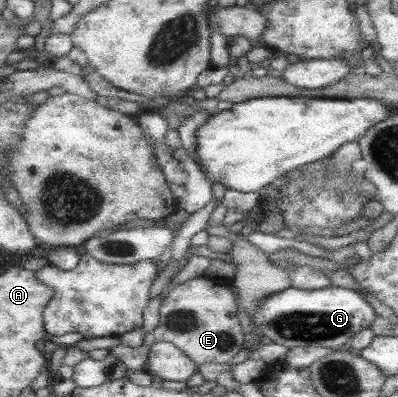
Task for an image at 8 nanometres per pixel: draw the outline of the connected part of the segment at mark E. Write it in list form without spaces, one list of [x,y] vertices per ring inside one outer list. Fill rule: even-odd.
[[[198,276],[196,281],[188,281],[188,285],[184,287],[186,291],[192,289],[192,293],[182,293],[178,291],[178,285],[175,285],[172,293],[165,294],[159,305],[158,324],[144,334],[143,344],[166,341],[177,347],[196,365],[206,362],[227,363],[238,351],[244,349],[245,342],[236,316],[235,293],[226,282],[211,282],[202,276]],[[186,295],[192,295],[192,299],[186,299]]]

